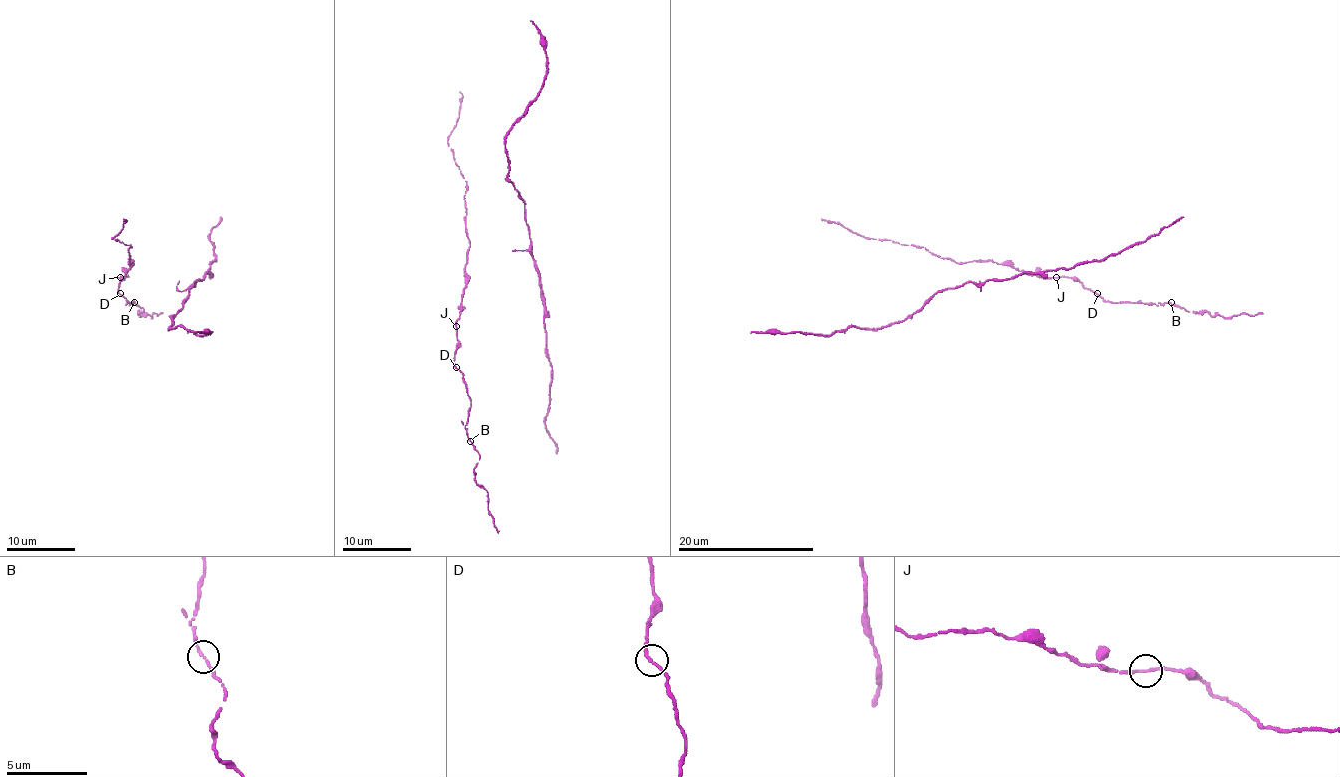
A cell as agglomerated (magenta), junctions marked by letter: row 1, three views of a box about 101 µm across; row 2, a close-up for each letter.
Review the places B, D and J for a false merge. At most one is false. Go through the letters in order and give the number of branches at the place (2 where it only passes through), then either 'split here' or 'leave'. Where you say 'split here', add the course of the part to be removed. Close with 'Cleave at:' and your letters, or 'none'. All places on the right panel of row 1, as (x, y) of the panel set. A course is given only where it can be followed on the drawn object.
B: branches 2; leave
D: branches 2; leave
J: branches 2; leave
Cleave at: none

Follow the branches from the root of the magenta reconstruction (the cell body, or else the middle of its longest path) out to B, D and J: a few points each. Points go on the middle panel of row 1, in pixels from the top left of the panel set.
B: (470, 246), (455, 323), (455, 366), (470, 400), (465, 427), (470, 441)
D: (470, 246), (465, 265), (467, 284), (460, 318), (455, 323), (458, 340), (455, 350), (456, 367)
J: (470, 246), (465, 265), (467, 284), (456, 326)

